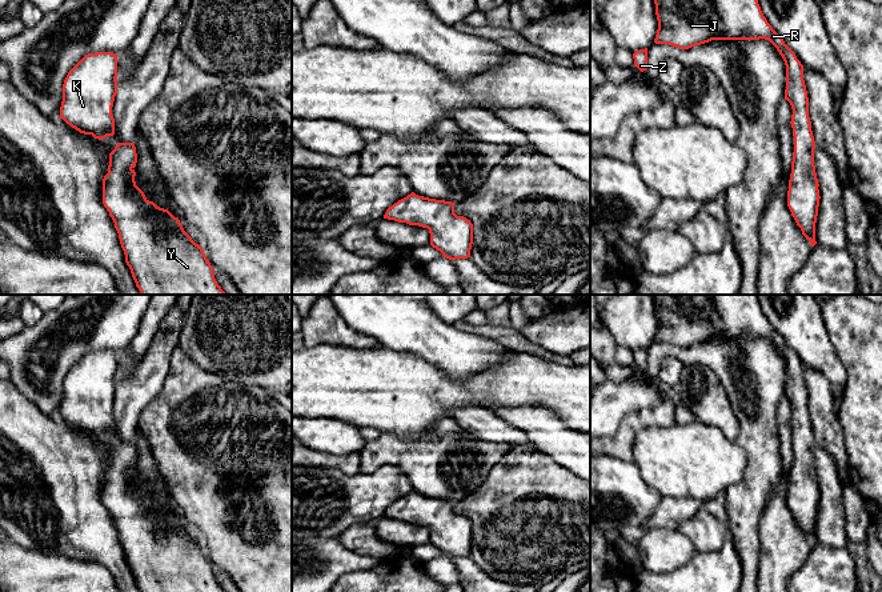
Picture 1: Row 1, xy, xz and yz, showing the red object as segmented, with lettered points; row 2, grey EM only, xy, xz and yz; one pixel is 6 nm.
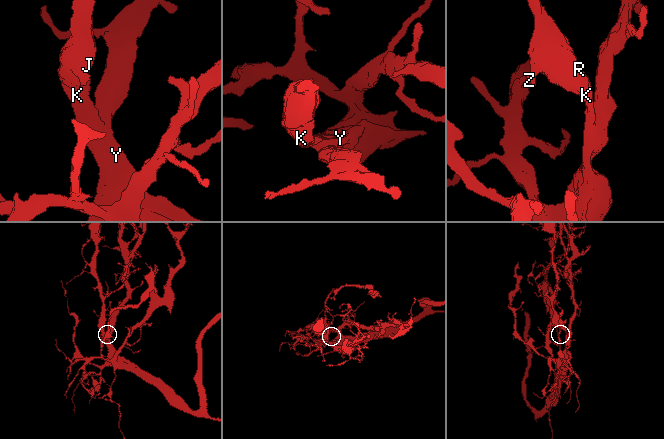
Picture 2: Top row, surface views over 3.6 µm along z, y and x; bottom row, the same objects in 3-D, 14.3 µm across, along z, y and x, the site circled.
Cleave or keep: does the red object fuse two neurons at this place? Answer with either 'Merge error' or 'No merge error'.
No merge error

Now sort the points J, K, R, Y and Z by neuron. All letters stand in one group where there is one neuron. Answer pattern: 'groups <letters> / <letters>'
groups J K R Y Z

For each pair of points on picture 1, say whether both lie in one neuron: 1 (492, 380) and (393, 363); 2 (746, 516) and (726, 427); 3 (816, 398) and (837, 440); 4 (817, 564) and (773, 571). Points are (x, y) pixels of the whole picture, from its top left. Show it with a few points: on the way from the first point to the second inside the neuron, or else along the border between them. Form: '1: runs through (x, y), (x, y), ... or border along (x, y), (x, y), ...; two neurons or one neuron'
1: runs through (468, 390), (420, 390), (417, 387); one neuron
2: border along (733, 408), (738, 422), (738, 435), (734, 440); two neurons
3: runs through (821, 408), (826, 430); one neuron
4: border along (813, 546), (806, 559), (788, 578); two neurons

